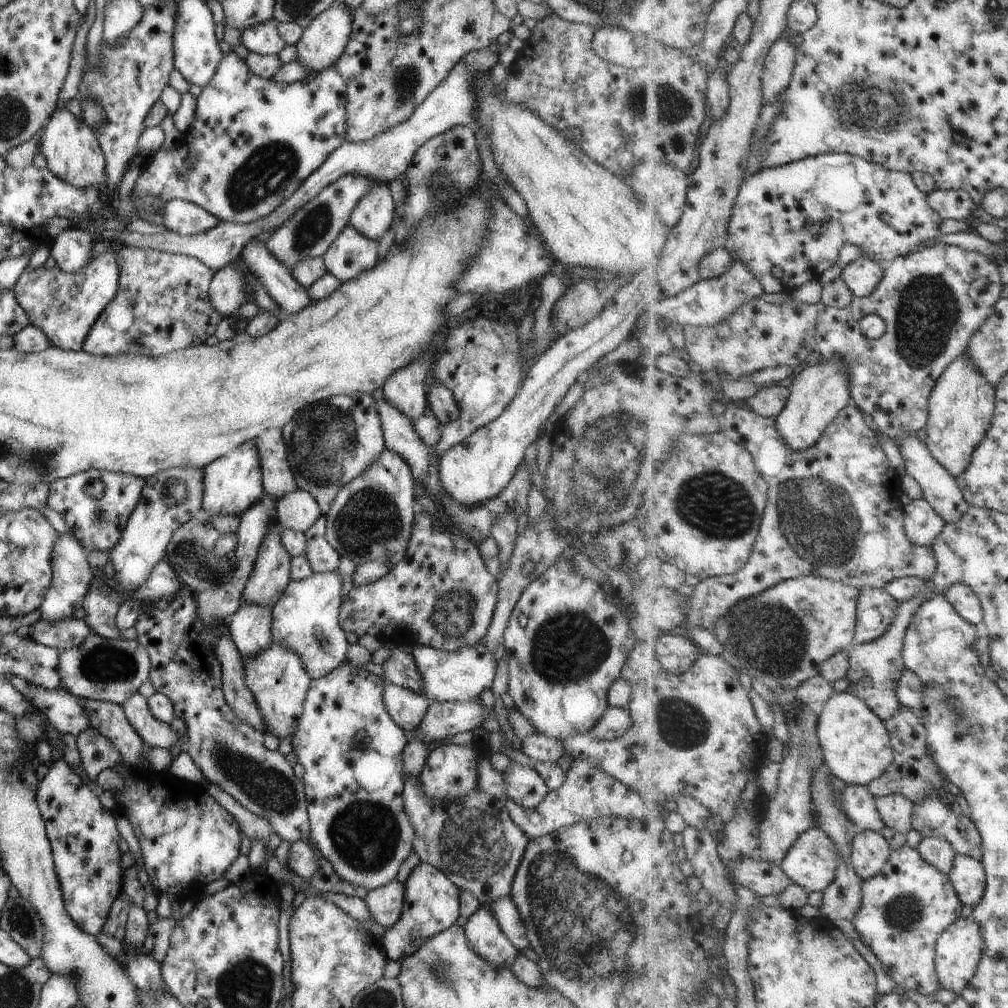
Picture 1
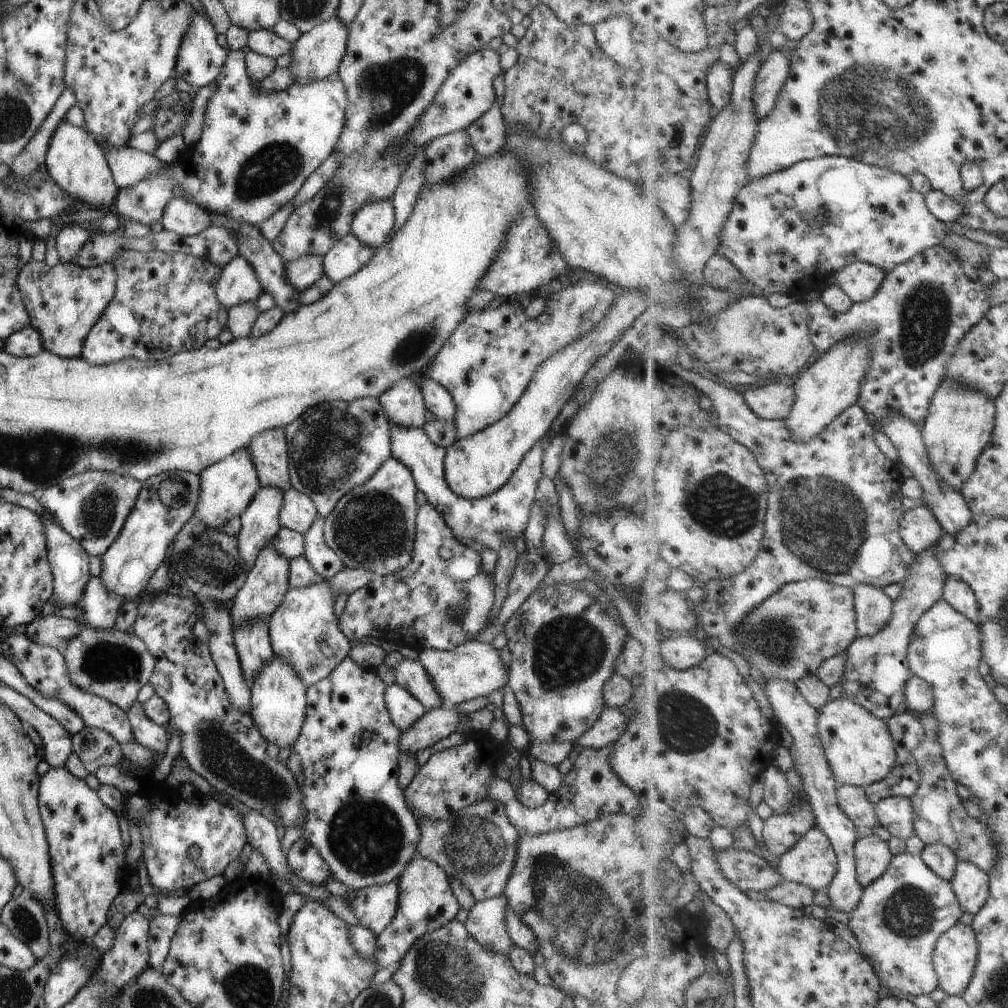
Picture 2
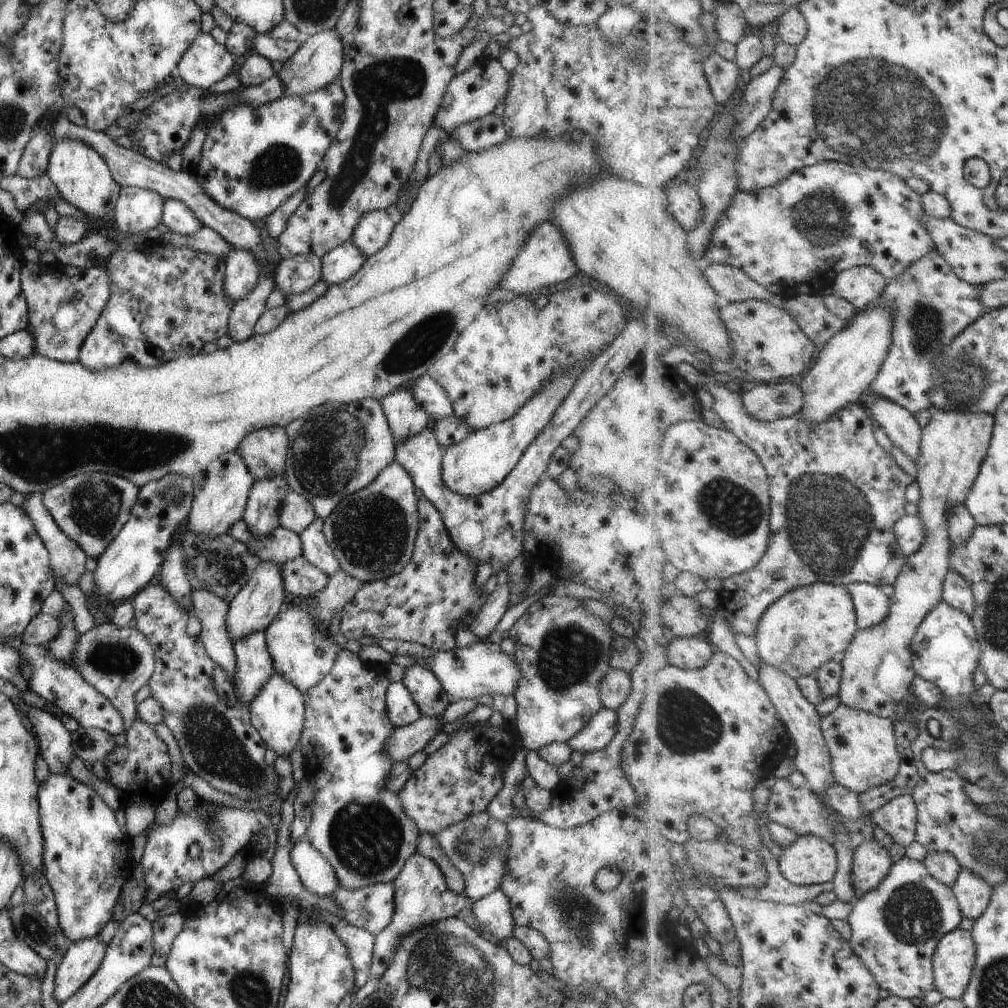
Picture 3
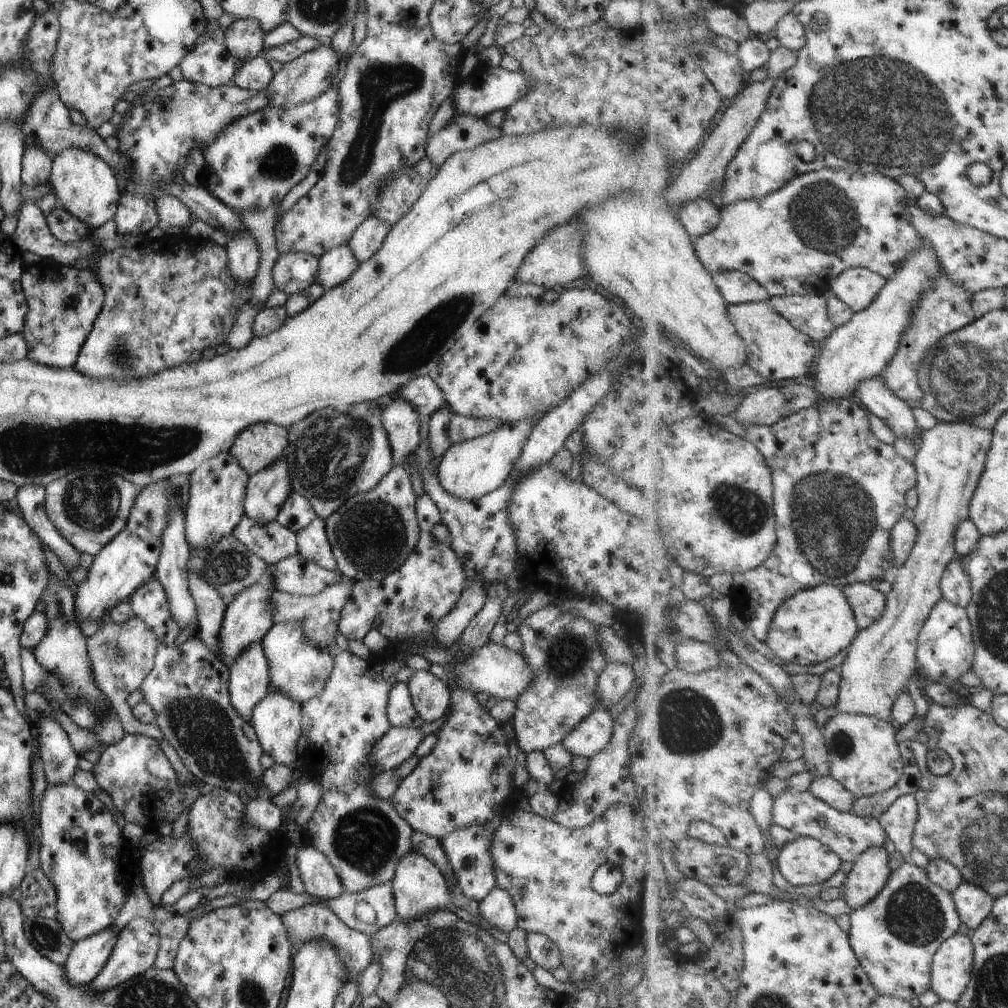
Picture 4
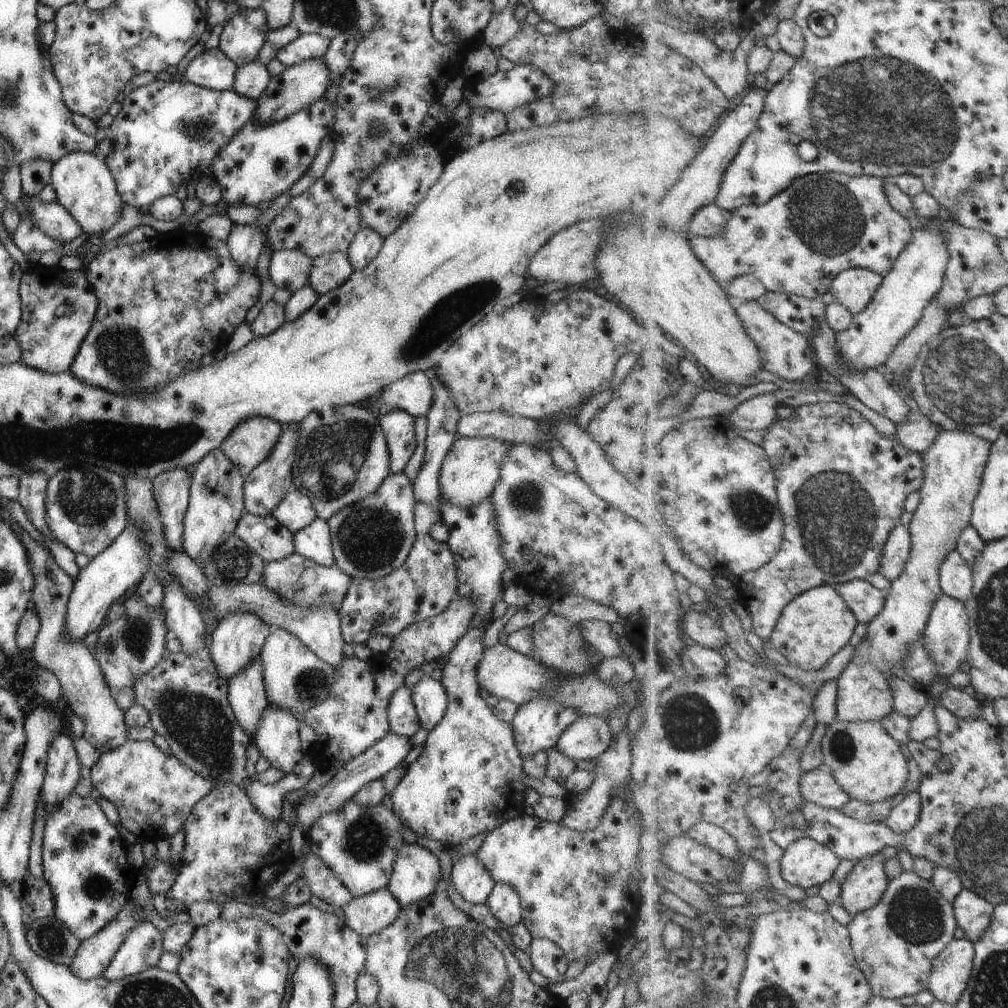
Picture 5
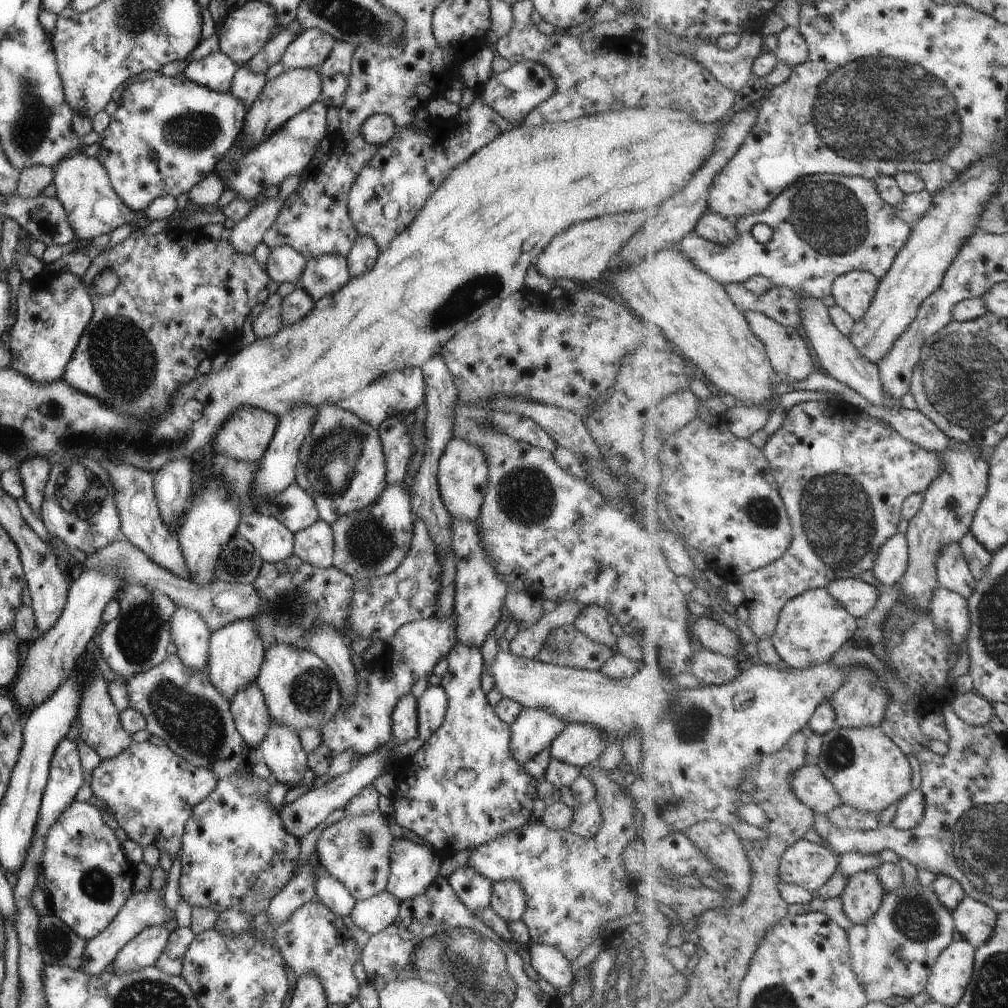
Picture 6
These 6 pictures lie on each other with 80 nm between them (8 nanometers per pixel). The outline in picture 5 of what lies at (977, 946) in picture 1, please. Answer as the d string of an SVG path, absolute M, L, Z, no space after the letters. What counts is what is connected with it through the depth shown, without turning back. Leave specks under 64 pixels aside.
M953 940L934 962L928 991L939 1001L956 1006L968 990L975 958L971 940Z

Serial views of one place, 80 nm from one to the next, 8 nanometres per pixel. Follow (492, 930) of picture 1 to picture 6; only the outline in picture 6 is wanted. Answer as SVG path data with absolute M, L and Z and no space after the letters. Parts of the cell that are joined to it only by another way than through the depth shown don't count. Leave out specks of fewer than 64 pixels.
M507 879L492 882L489 907L505 923L521 919L527 910L525 902L525 894L517 882Z

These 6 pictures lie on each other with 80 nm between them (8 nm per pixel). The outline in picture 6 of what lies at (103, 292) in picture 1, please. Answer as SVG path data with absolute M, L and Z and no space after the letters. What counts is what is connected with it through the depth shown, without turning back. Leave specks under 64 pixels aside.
M72 272L45 273L21 280L17 286L15 322L7 332L11 350L9 366L34 382L53 382L62 378L63 370L93 314L92 298L81 278Z

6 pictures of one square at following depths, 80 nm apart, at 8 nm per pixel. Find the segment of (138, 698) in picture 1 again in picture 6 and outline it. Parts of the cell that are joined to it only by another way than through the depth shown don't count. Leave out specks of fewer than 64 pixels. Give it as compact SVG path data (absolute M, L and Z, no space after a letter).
M134 741L121 750L114 758L103 758L91 772L90 788L95 799L105 802L110 811L113 826L125 831L127 839L139 844L142 848L155 846L161 852L167 852L171 857L180 855L181 838L185 822L189 819L191 808L196 806L201 799L213 791L216 780L207 768L197 768L185 759L175 756L165 745L154 746L148 741L135 743Z

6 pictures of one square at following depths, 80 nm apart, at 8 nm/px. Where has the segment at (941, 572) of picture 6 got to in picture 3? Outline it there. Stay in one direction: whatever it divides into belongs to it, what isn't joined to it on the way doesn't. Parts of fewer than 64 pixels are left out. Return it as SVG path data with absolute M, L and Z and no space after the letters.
M950 570L944 584L943 601L973 618L977 607L973 588L961 574Z

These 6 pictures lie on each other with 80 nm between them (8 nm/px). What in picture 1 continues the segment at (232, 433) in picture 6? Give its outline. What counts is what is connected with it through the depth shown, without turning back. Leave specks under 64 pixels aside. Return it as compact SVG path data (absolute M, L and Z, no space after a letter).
M265 429L254 438L254 445L260 462L263 492L272 496L275 504L275 500L296 489L282 432Z

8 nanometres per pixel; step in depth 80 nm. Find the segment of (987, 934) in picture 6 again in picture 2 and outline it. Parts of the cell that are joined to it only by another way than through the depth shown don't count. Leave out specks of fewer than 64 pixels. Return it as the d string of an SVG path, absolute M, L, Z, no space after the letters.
M958 860L956 874L951 880L961 908L975 917L984 909L989 899L989 875L971 862Z

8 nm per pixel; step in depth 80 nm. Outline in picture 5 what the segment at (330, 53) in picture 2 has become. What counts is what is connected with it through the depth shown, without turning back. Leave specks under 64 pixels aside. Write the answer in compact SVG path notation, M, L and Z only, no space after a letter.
M307 58L299 64L285 66L285 70L277 76L271 77L265 89L261 90L261 94L256 99L257 106L255 106L252 118L255 118L261 124L279 122L285 116L309 106L311 102L315 102L315 100L324 96L329 82L329 70L323 64L323 58Z

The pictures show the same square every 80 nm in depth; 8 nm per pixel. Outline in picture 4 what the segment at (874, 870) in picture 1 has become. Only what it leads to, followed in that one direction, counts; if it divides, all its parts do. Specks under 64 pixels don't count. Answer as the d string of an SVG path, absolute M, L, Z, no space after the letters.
M871 846L857 856L851 873L841 886L843 899L851 910L872 902L888 885L892 876L890 858L891 855L879 846Z

